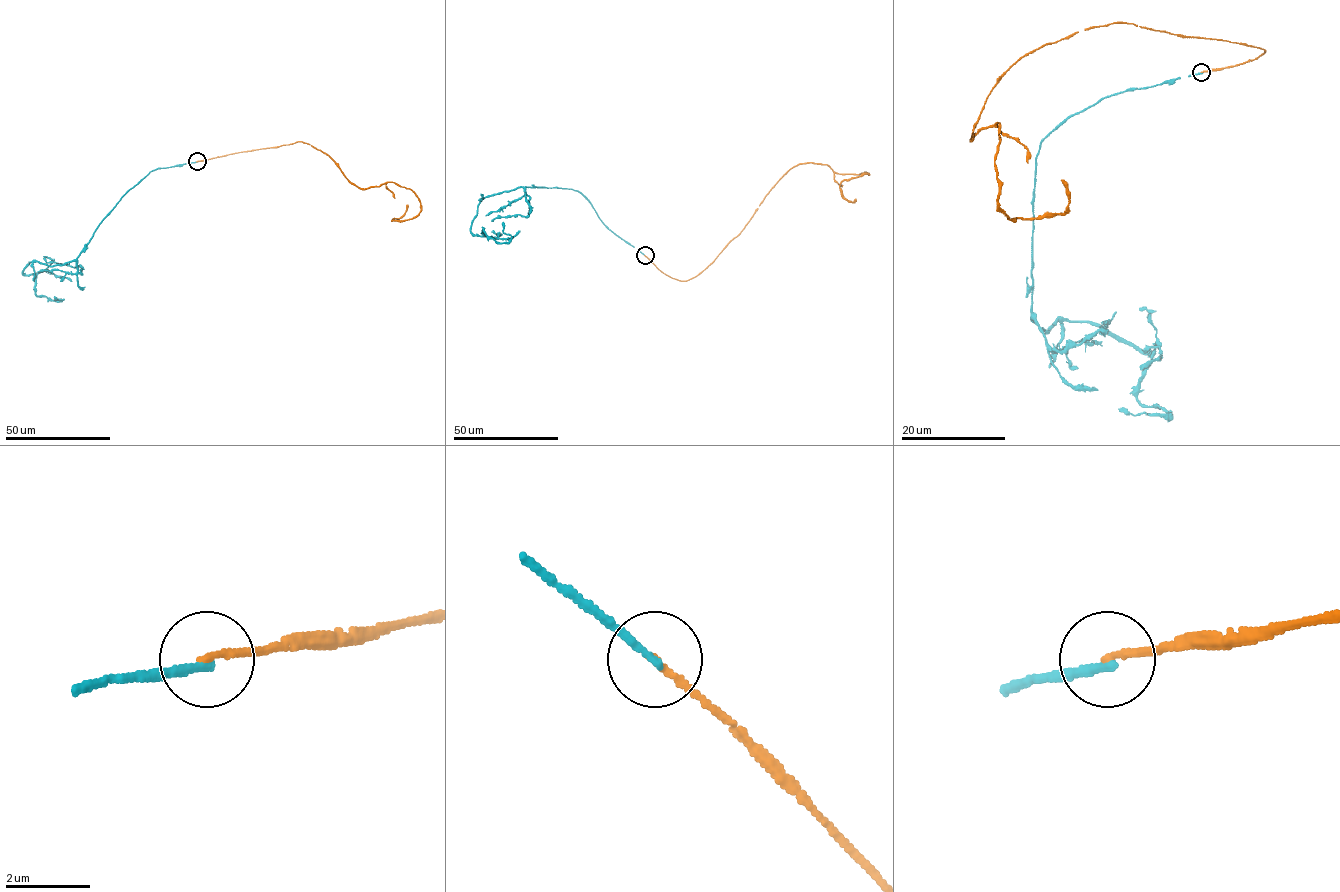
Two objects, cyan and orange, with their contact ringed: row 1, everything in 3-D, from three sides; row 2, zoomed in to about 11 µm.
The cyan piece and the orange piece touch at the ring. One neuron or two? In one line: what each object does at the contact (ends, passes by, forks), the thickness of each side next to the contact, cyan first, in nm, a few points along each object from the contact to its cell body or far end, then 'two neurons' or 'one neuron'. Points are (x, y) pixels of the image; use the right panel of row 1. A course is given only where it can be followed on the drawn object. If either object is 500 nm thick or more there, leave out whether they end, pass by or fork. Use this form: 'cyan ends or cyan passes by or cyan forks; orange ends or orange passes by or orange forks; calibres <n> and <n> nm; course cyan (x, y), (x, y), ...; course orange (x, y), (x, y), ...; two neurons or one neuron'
cyan ends; orange ends; calibres 180 and 150 nm; course cyan (1201, 72), (1071, 114), (1036, 159), (1032, 318), (1096, 323), (1154, 352), (1137, 399), (1171, 417), (1118, 408); course orange (1201, 72), (1265, 51), (1112, 22), (1026, 53), (971, 139), (999, 123), (1011, 219), (1064, 211), (1060, 180); two neurons

